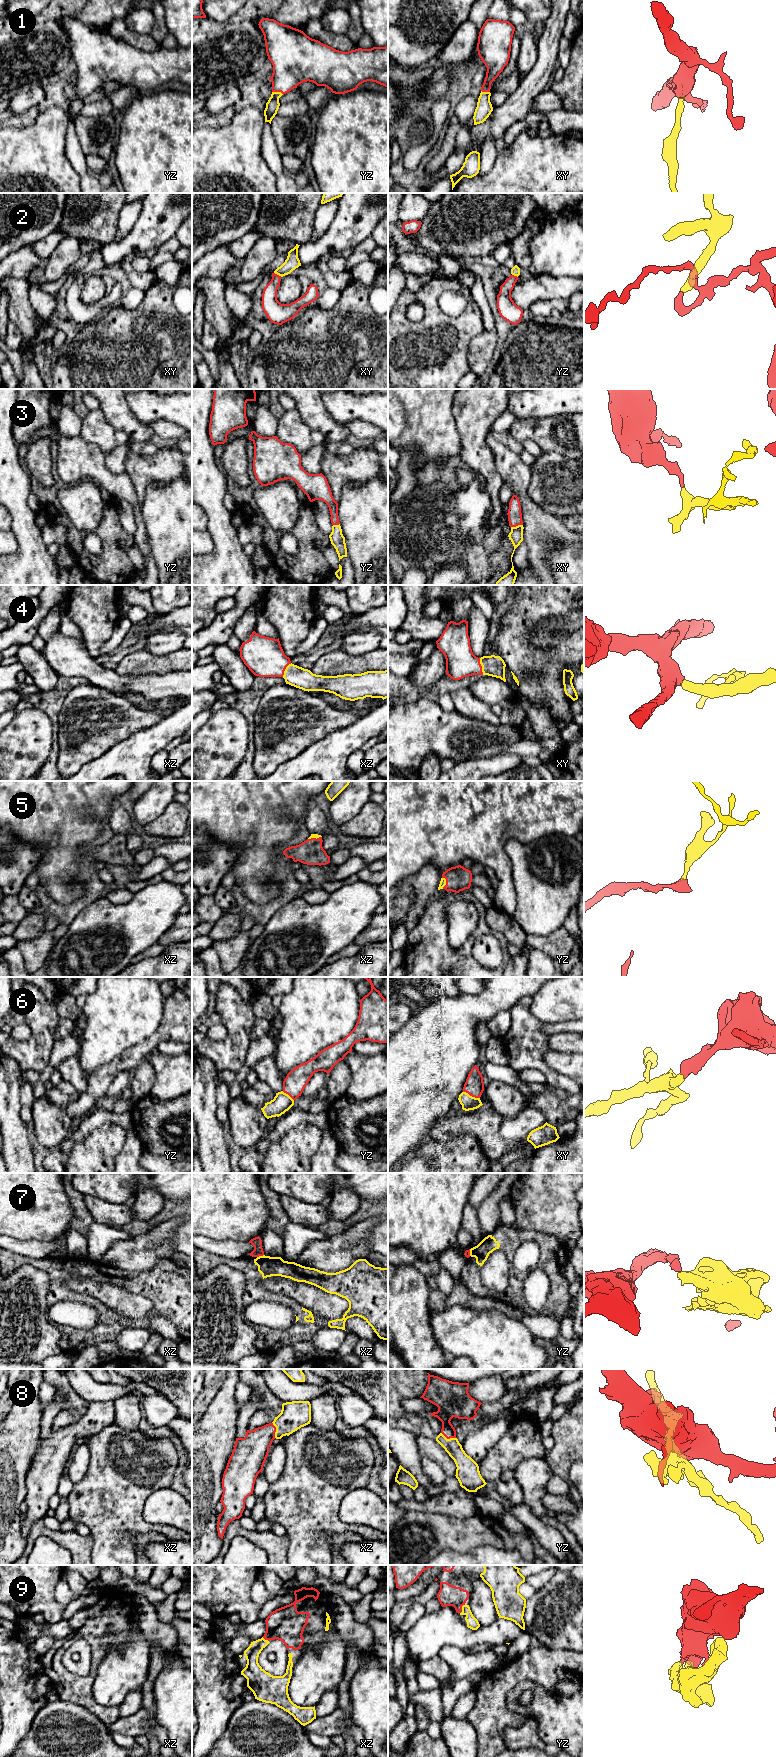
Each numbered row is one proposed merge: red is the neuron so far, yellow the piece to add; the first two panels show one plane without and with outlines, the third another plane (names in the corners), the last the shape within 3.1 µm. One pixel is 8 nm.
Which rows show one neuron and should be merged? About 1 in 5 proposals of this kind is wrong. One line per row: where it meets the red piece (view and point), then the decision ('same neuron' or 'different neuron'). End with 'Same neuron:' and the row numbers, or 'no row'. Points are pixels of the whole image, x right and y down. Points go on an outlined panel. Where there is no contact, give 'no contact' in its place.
1: contact yz (278, 91); same neuron
2: contact xy (278, 275); same neuron
3: contact xy (516, 525); same neuron
4: contact xy (481, 666); same neuron
5: contact yz (446, 883); same neuron
6: contact xy (471, 1095); same neuron
7: contact xz (260, 1255); different neuron
8: contact xz (275, 1430); same neuron
9: contact xz (265, 1639); same neuron
Same neuron: 1, 2, 3, 4, 5, 6, 8, 9

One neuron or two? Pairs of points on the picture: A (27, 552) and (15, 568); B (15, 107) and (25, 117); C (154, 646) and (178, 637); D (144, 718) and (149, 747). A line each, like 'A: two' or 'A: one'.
A: one
B: two
C: one
D: two

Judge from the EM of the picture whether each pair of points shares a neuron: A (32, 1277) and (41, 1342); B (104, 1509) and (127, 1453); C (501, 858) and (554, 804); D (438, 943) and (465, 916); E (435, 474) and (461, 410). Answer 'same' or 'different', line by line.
A: same
B: same
C: same
D: different
E: different

